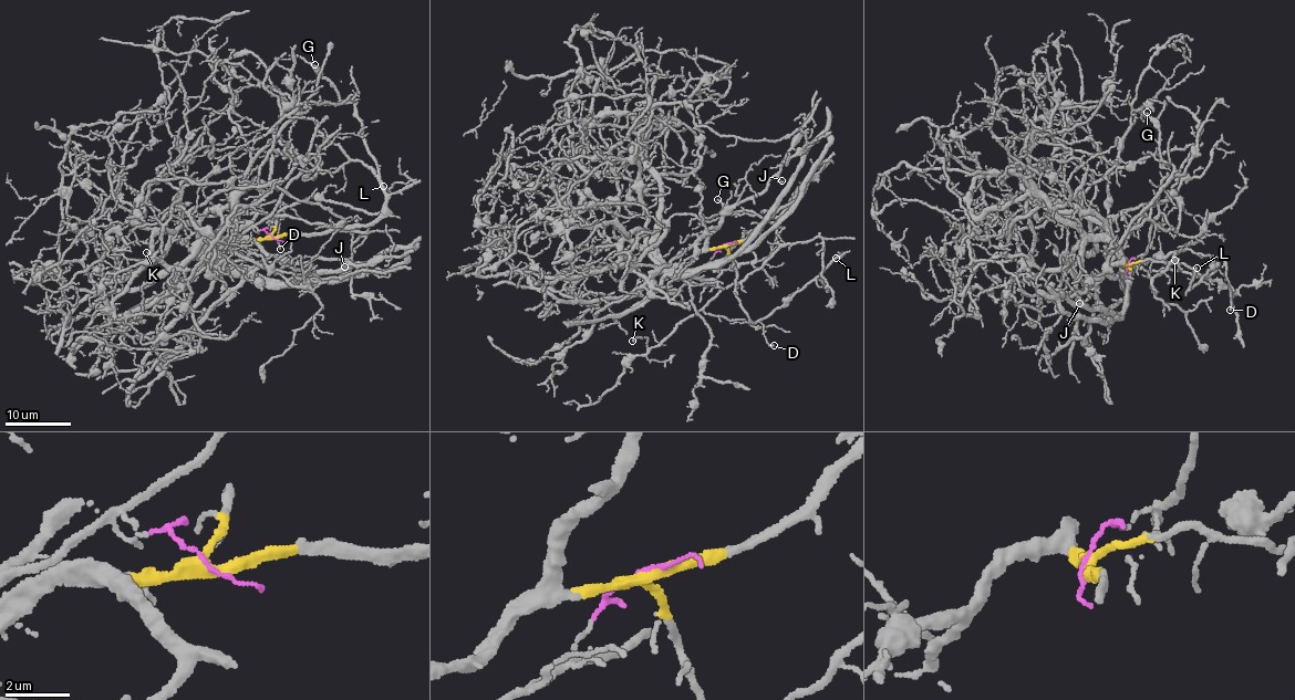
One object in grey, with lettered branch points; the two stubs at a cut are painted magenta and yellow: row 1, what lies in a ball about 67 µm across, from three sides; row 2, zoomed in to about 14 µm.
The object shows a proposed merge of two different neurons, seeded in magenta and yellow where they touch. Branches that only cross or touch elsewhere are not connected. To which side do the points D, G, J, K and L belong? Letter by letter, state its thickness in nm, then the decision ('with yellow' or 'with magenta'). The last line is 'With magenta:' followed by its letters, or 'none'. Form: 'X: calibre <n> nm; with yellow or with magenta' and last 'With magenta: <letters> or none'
D: calibre 110 nm; with yellow
G: calibre 160 nm; with yellow
J: calibre 90 nm; with yellow
K: calibre 110 nm; with magenta
L: calibre 150 nm; with yellow
With magenta: K

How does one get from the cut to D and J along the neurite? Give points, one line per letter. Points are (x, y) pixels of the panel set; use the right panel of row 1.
D: (1126, 268), (1149, 259), (1184, 263), (1204, 274), (1216, 269), (1230, 286), (1230, 311)
J: (1126, 268), (1121, 263), (1109, 264), (1102, 275), (1088, 281), (1087, 291), (1076, 294), (1079, 304)

